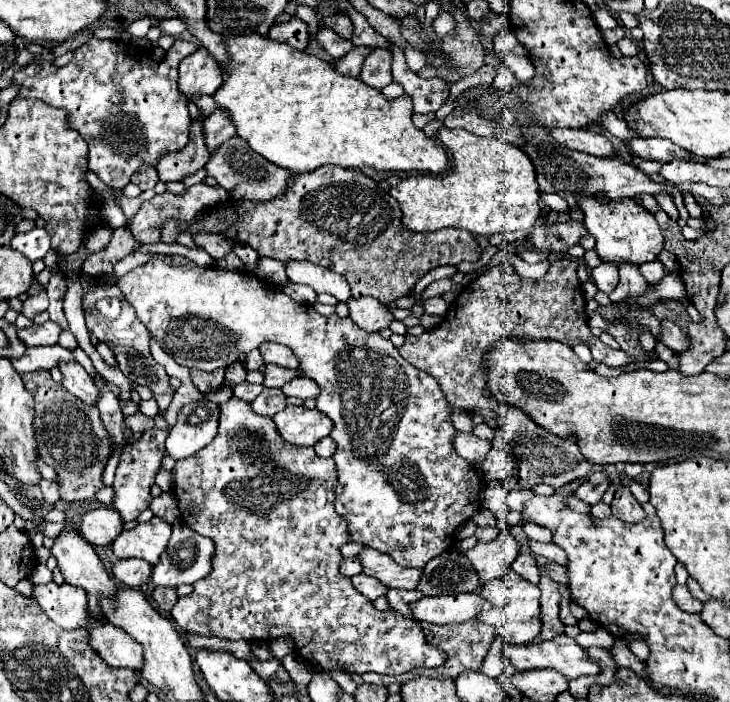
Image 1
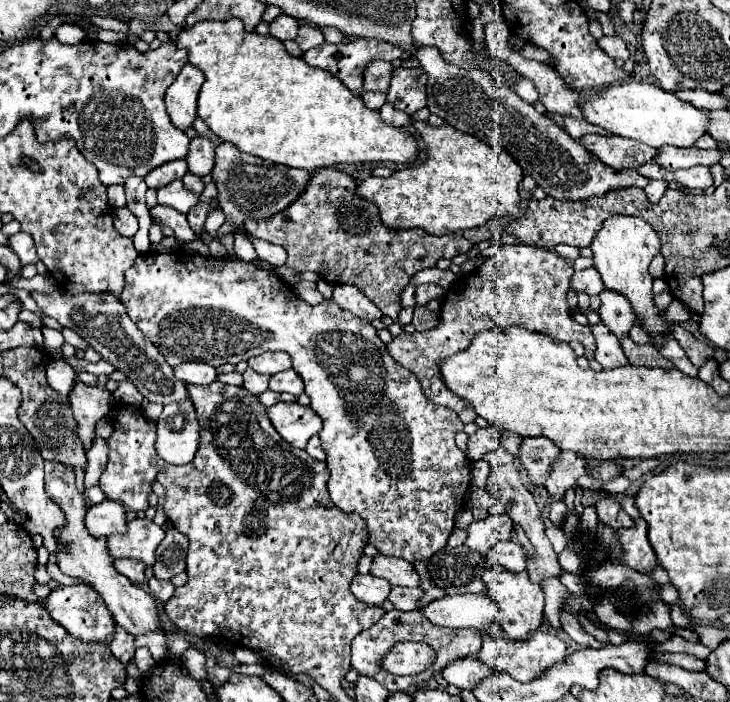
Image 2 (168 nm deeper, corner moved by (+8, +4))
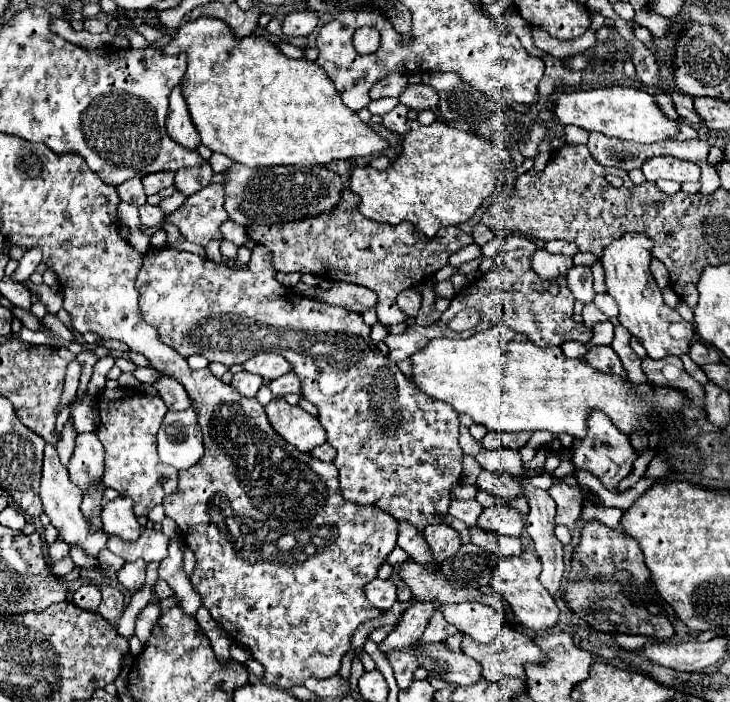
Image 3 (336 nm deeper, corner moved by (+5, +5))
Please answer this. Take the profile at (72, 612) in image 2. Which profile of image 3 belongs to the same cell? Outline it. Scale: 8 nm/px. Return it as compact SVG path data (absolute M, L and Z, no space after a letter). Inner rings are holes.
M83 584L81 588L77 588L71 596L71 602L83 610L91 610L91 612L97 612L99 608L99 598L101 598L101 592L95 584Z

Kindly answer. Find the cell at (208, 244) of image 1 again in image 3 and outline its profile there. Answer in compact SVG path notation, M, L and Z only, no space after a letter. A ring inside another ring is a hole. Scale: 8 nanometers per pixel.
M143 204L143 206L139 208L139 220L141 220L141 224L145 224L145 226L161 226L163 218L165 218L165 214L163 214L161 208L157 208L157 206Z

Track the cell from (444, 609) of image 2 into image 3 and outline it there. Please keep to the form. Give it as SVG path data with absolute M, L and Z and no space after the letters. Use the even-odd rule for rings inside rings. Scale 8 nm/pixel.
M463 602L443 606L443 616L449 624L455 624L459 632L469 634L473 640L483 644L495 640L495 636L503 628L503 616L487 604Z

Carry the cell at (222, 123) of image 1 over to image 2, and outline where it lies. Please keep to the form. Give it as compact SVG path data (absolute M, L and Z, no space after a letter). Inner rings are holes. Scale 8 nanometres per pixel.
M204 135L194 137L190 141L186 161L188 161L188 171L192 171L194 175L198 177L208 175L214 167L214 143Z

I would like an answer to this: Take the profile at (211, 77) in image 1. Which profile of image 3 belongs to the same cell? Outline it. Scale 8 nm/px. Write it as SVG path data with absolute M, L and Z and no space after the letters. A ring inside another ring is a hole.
M175 86L169 96L169 114L165 128L171 140L175 140L179 146L187 150L199 148L199 136L195 134L195 126L191 122L191 116L187 114L187 104L183 102L183 94L179 94L179 86Z

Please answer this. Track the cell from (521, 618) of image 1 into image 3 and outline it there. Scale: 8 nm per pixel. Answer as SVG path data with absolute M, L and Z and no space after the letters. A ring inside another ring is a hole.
M523 552L521 556L509 556L503 558L493 574L491 586L495 588L495 592L499 592L501 596L507 598L507 602L513 608L515 618L519 620L519 624L535 634L545 634L549 628L553 628L559 620L559 608L553 600L553 596L543 588L543 584L539 582L539 574L541 574L541 560L537 554L533 552Z

